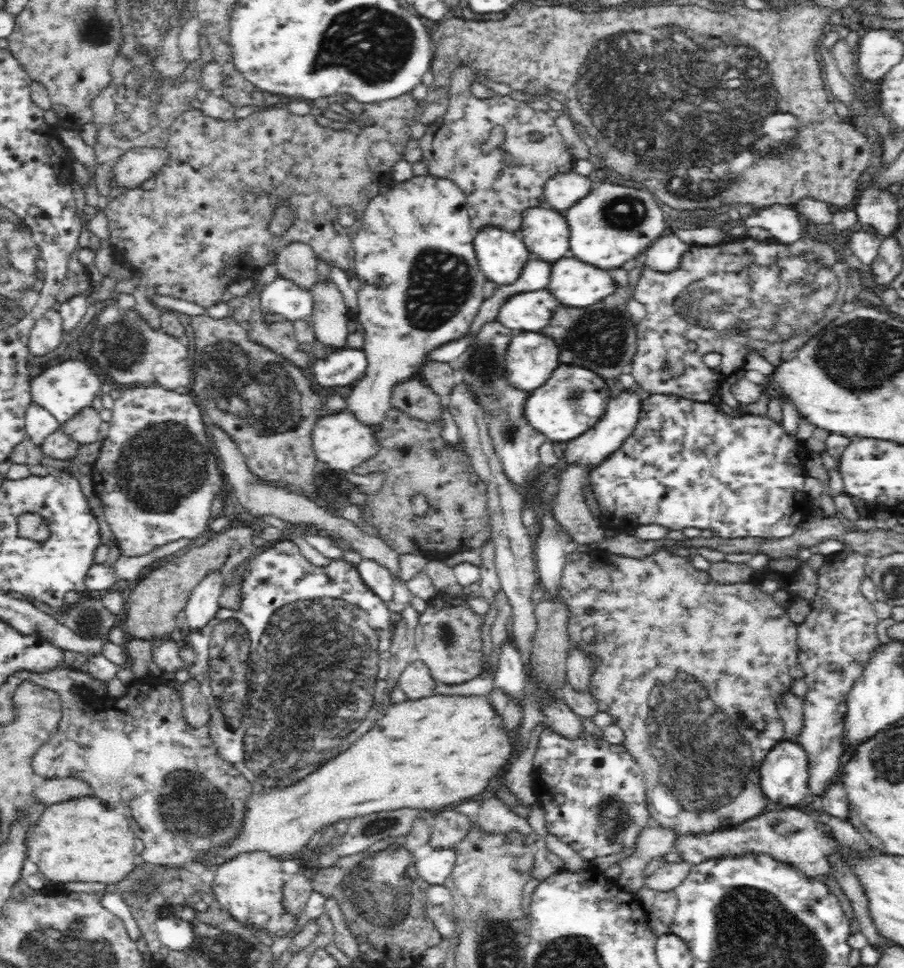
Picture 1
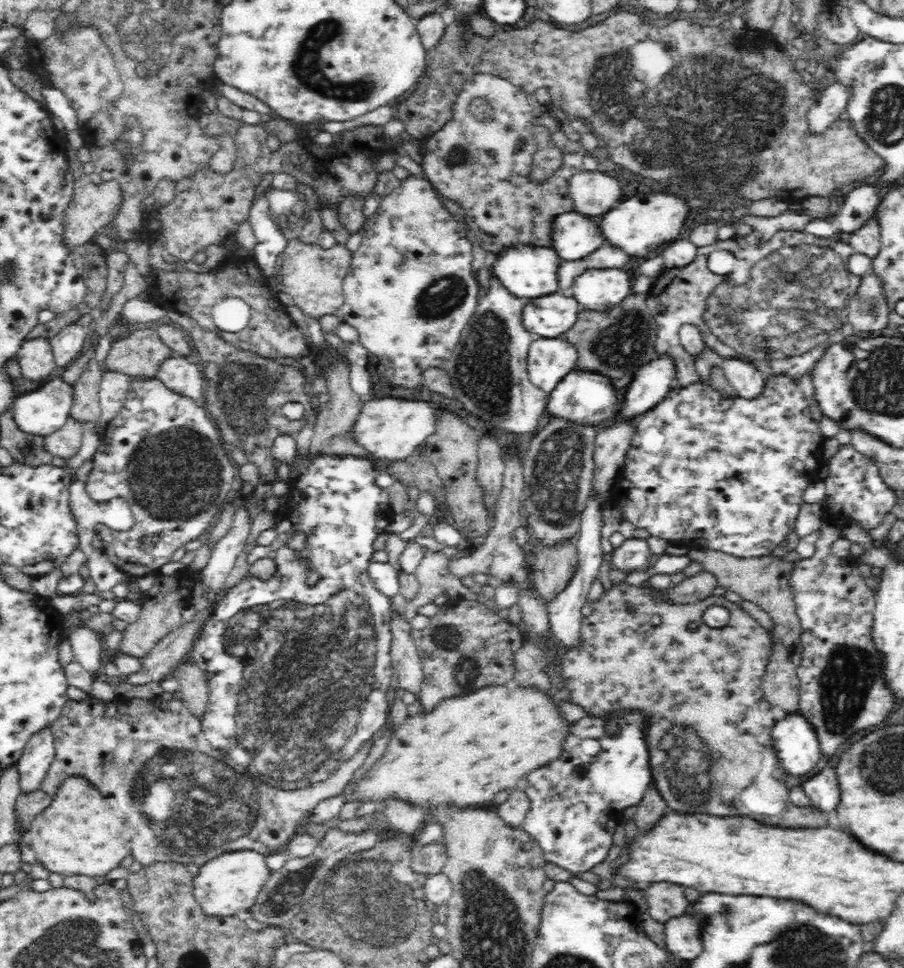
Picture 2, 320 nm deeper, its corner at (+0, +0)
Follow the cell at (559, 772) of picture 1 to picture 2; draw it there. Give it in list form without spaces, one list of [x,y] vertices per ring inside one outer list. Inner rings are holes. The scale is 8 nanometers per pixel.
[[[627,712],[612,715],[621,719],[620,734],[610,737],[604,733],[604,719],[584,716],[578,722],[568,726],[568,736],[562,740],[562,750],[558,758],[548,764],[532,770],[522,784],[522,790],[530,802],[526,819],[521,829],[526,830],[540,844],[545,860],[568,870],[571,874],[583,874],[597,864],[602,864],[614,844],[616,826],[623,823],[623,814],[627,808],[638,806],[644,800],[646,791],[651,787],[650,769],[648,768],[646,743],[639,732],[639,718]],[[584,738],[595,738],[600,742],[600,752],[595,756],[586,755],[580,747]]]

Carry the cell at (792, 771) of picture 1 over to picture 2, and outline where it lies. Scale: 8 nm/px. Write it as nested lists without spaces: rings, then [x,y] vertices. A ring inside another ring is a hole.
[[[802,714],[778,721],[771,732],[771,743],[785,776],[808,774],[820,760],[817,736]]]

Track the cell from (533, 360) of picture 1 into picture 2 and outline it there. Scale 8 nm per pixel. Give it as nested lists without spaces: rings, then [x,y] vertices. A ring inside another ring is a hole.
[[[535,337],[530,344],[526,369],[534,387],[550,394],[563,376],[576,367],[575,347],[563,338]]]

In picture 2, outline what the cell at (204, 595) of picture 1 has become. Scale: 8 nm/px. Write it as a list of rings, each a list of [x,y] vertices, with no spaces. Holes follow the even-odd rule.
[[[239,508],[233,513],[232,530],[227,535],[218,537],[211,547],[210,558],[200,571],[200,581],[210,590],[218,591],[223,588],[238,556],[244,552],[250,521],[248,512],[244,508]]]

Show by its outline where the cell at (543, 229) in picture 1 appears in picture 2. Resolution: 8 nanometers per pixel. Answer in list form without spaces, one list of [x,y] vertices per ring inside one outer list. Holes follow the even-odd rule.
[[[572,210],[556,215],[550,222],[550,248],[561,260],[578,260],[594,252],[598,244],[595,220]]]

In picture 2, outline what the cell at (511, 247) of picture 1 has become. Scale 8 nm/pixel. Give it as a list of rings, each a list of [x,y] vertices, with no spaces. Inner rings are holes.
[[[507,245],[495,253],[496,260],[488,268],[498,282],[510,292],[510,294],[521,299],[534,296],[542,296],[543,293],[556,292],[556,266],[561,261],[554,249],[534,245]]]

